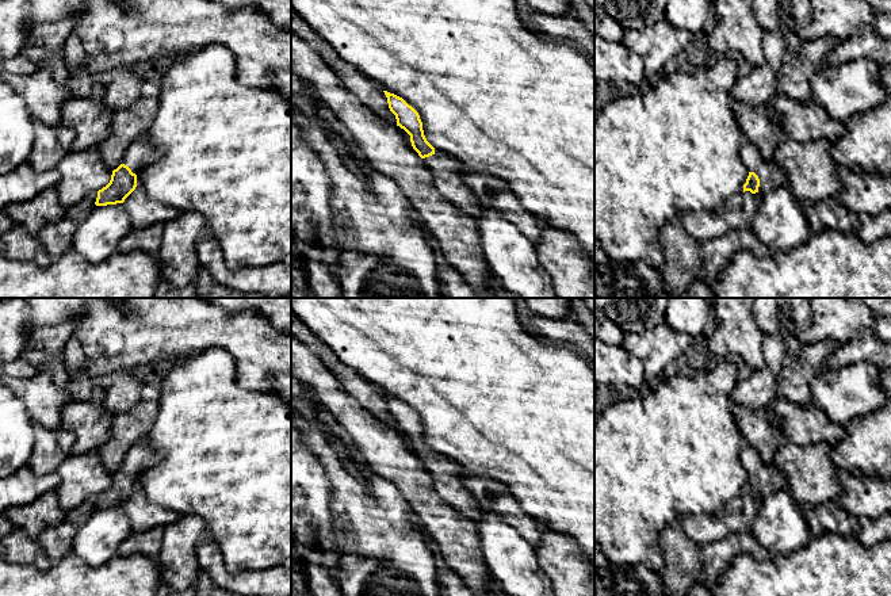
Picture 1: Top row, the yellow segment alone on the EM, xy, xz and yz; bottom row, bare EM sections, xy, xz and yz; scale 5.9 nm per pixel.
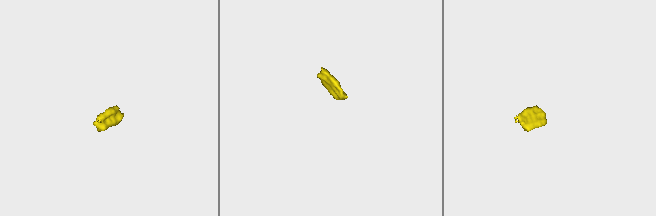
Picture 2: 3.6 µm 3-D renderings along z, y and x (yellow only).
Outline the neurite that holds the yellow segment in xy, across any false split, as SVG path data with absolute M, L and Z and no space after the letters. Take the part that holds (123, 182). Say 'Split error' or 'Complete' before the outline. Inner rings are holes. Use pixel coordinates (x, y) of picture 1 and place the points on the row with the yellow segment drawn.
Split error. M145 138L133 141L122 157L121 165L112 171L110 183L97 191L95 205L123 203L137 187L137 172L161 156L162 152L153 148Z

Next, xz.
Split error. M383 92L387 98L390 111L395 115L397 126L410 135L412 146L429 169L433 184L440 195L463 213L475 218L479 217L482 207L475 191L463 180L463 175L460 173L462 163L452 154L435 149L427 141L420 115L412 106L394 93Z

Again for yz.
Split error. M743 140L739 156L742 164L749 169L743 192L750 191L752 194L765 195L779 187L787 187L788 173L785 168L773 160L765 160L752 142Z

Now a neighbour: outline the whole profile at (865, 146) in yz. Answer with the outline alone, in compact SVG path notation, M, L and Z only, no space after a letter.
M891 98L845 125L846 133L830 145L833 161L854 172L891 176Z

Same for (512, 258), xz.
M481 202L479 206L482 207L482 214L475 218L479 244L497 284L519 298L558 298L548 272L538 259L535 242L494 210L485 207Z

